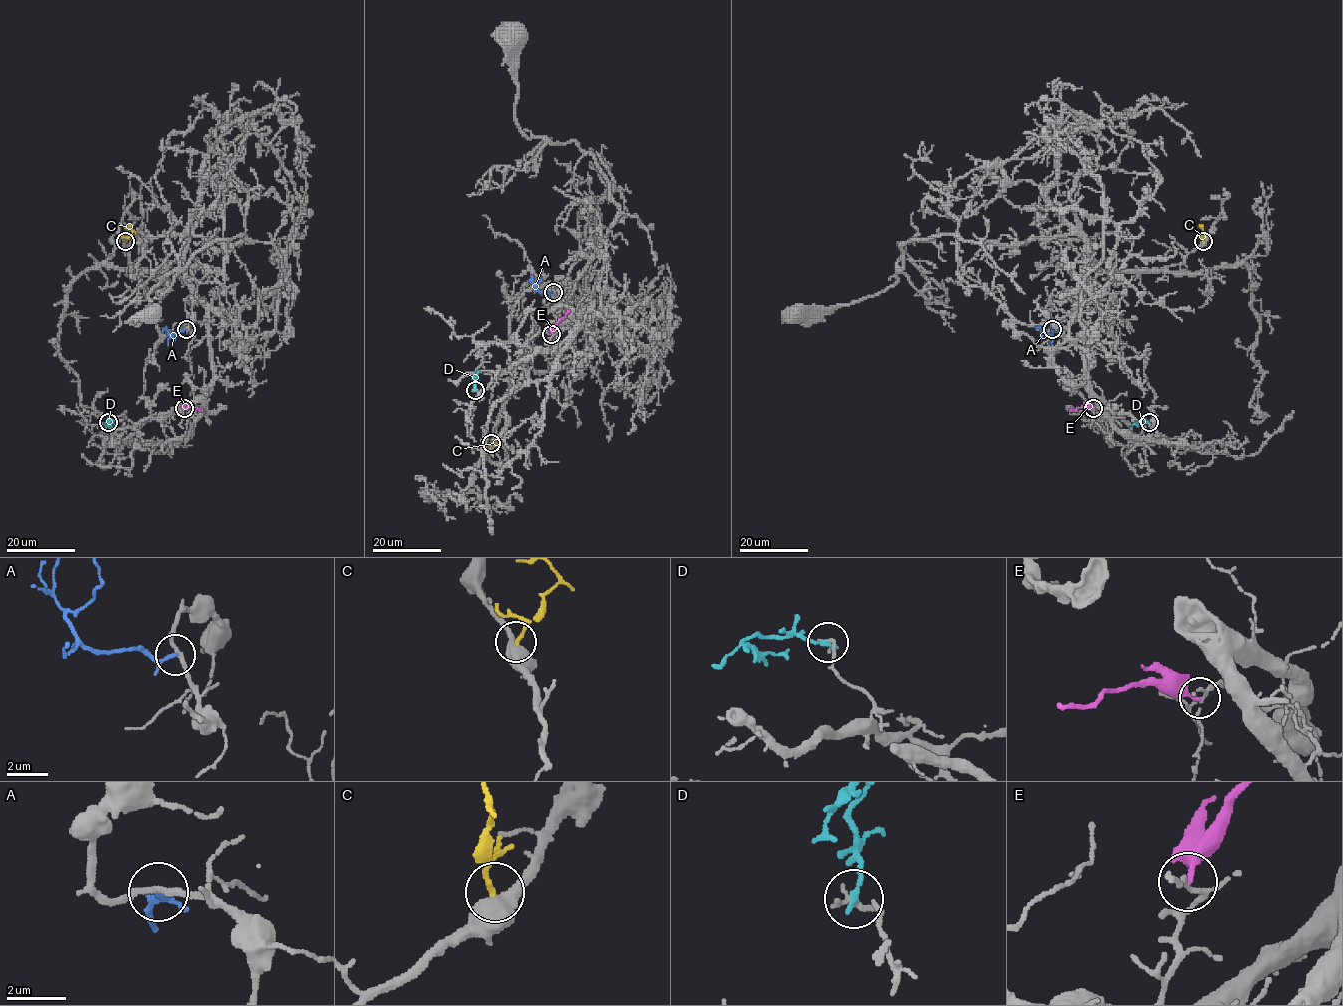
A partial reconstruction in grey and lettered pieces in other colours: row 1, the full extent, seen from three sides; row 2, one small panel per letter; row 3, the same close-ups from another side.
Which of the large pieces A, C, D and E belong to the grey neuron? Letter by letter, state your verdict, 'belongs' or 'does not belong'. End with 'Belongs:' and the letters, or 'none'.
A: does not belong
C: does not belong
D: does not belong
E: does not belong
Belongs: none

